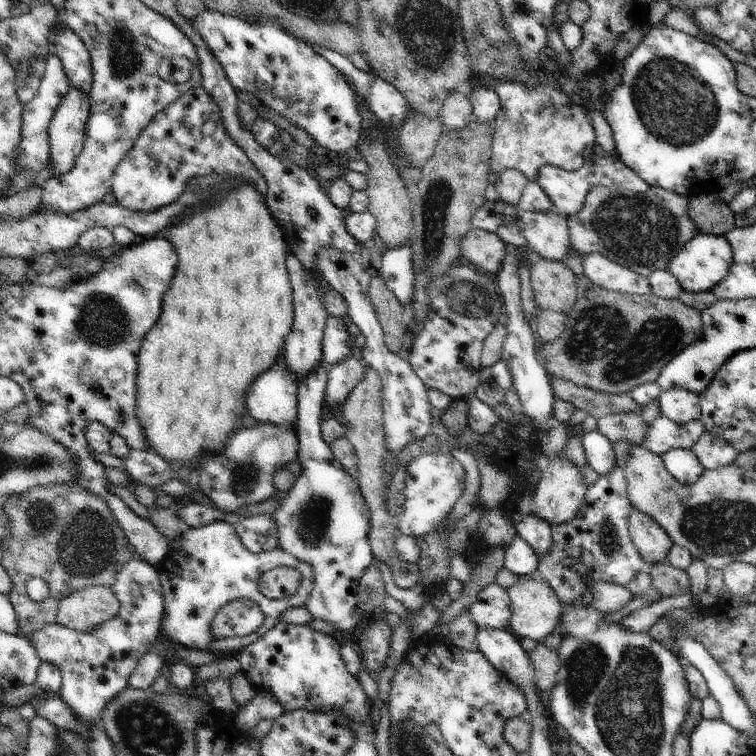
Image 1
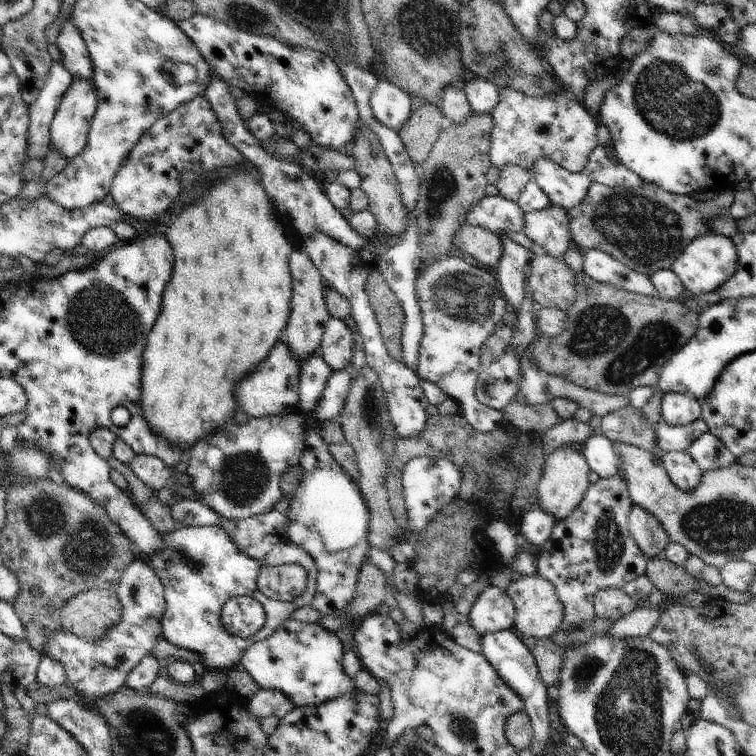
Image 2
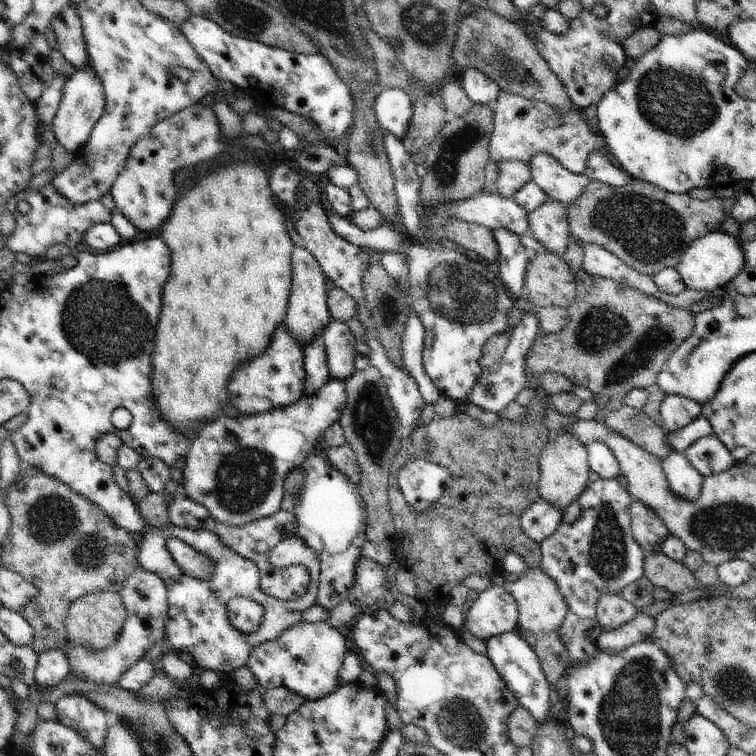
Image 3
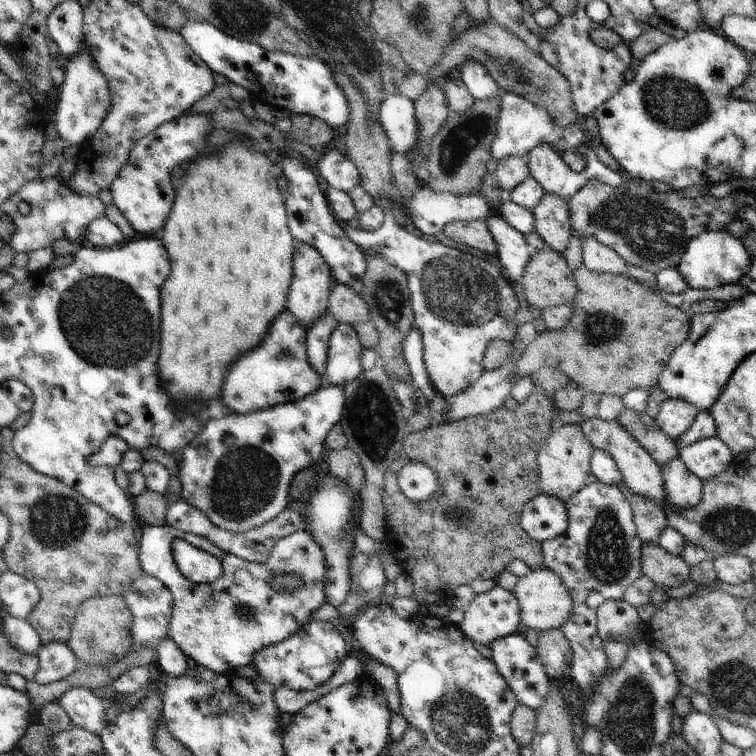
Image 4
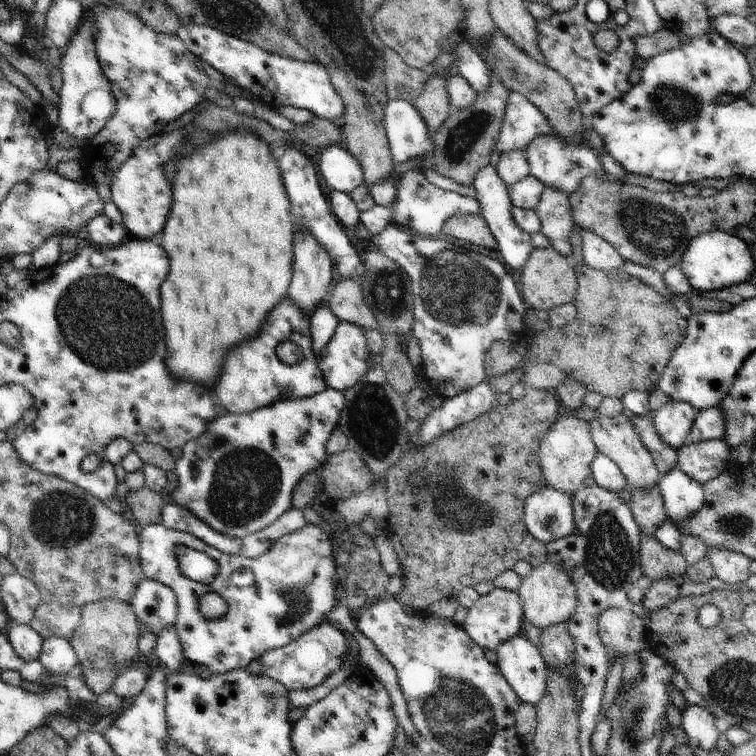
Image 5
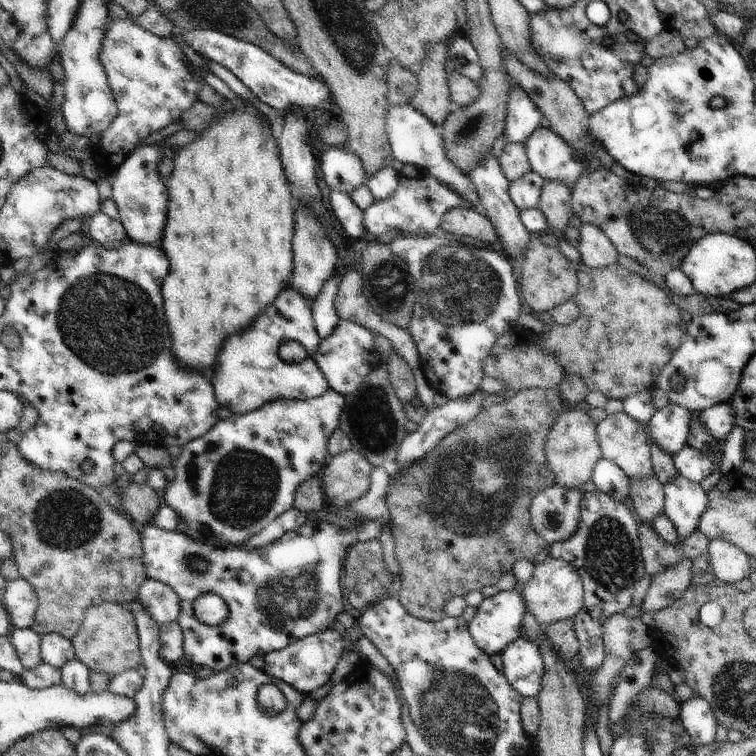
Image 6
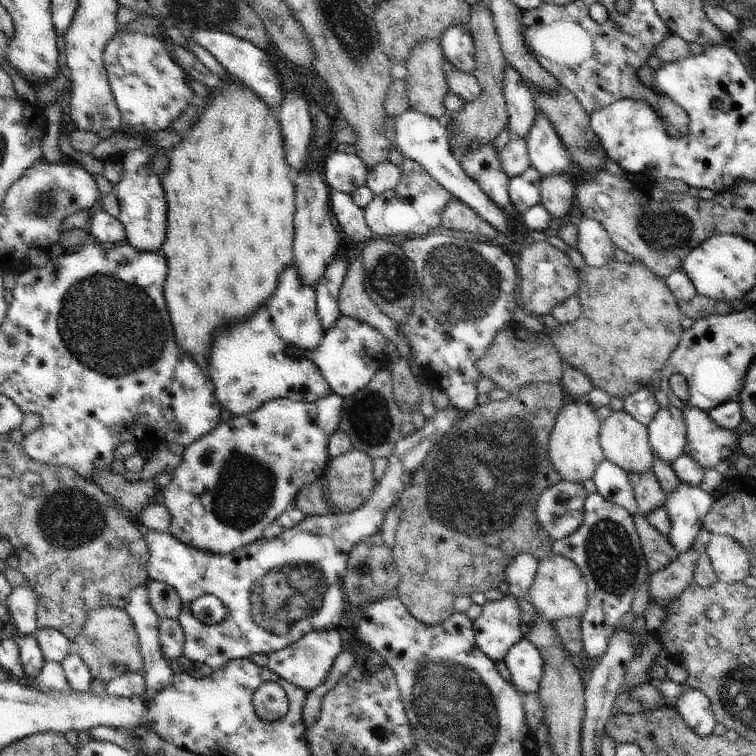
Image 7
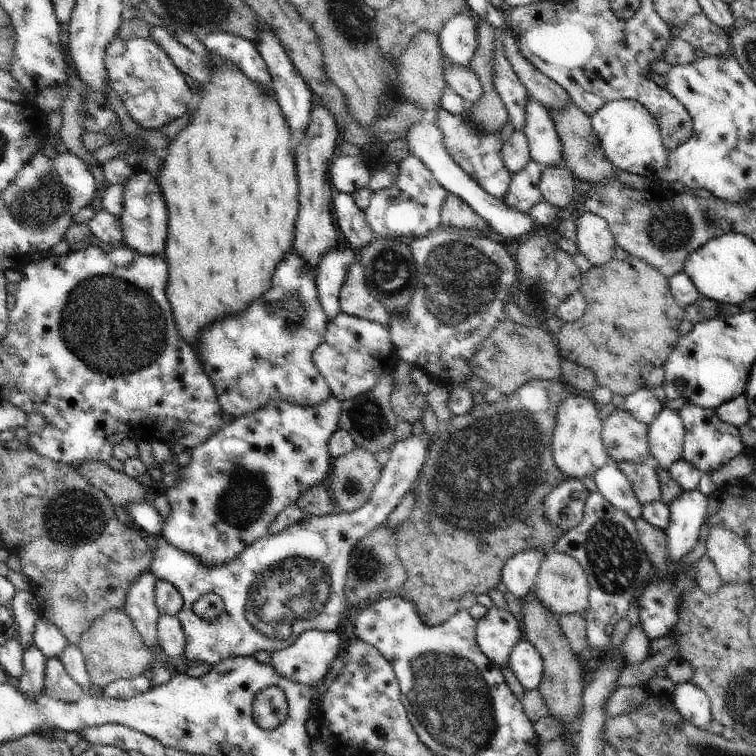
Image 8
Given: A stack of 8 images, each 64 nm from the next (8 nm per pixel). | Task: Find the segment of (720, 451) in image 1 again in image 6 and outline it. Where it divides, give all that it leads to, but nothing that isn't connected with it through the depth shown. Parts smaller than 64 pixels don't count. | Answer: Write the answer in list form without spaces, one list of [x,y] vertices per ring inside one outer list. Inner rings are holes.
[[[684,446],[678,454],[674,455],[674,465],[677,474],[700,484],[713,471],[719,470],[722,464],[722,452],[708,454],[700,452],[692,446]]]

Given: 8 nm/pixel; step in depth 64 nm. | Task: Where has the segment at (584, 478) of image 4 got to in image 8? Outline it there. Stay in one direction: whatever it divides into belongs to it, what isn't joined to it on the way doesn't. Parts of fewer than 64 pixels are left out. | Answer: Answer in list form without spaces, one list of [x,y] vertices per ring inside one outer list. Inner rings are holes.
[[[572,391],[558,408],[556,425],[552,436],[552,456],[558,470],[567,479],[582,480],[594,474],[608,462],[613,462],[602,444],[602,418],[599,405],[592,396]]]

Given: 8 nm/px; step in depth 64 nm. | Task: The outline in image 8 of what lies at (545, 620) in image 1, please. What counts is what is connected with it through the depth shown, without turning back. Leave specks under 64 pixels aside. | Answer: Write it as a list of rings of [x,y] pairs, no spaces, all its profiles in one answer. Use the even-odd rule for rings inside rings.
[[[551,550],[542,560],[536,583],[533,585],[534,596],[554,614],[554,618],[570,614],[584,614],[589,609],[589,582],[582,566],[568,554]]]

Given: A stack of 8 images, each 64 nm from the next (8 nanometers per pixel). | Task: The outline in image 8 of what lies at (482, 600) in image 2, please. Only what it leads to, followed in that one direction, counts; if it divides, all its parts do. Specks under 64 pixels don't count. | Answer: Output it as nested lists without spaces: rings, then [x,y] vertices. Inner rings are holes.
[[[497,606],[490,608],[486,616],[477,621],[476,644],[490,662],[494,662],[498,667],[506,667],[514,646],[524,638],[521,622],[514,618],[510,610],[498,608]]]

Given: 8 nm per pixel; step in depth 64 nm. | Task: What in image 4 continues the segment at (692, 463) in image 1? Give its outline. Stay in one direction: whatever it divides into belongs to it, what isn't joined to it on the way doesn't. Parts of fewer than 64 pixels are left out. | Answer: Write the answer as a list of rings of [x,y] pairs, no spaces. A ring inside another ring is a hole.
[[[676,456],[663,467],[664,490],[666,502],[672,512],[680,512],[686,508],[695,508],[702,500],[703,481],[692,474],[682,458]]]

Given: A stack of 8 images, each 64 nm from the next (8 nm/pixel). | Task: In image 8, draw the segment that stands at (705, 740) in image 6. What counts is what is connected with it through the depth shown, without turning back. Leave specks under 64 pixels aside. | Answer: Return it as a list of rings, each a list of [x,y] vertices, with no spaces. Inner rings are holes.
[[[690,681],[676,685],[672,702],[678,713],[692,726],[708,730],[713,720],[708,696]]]

